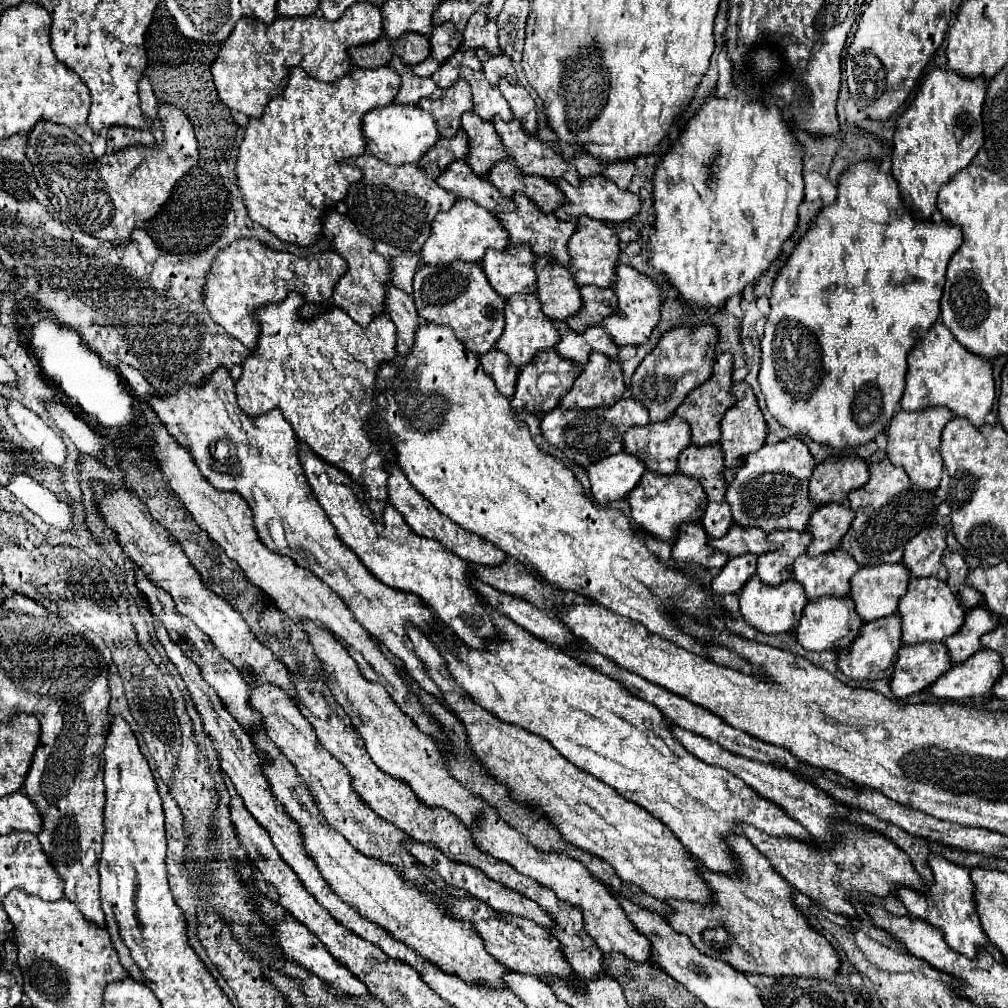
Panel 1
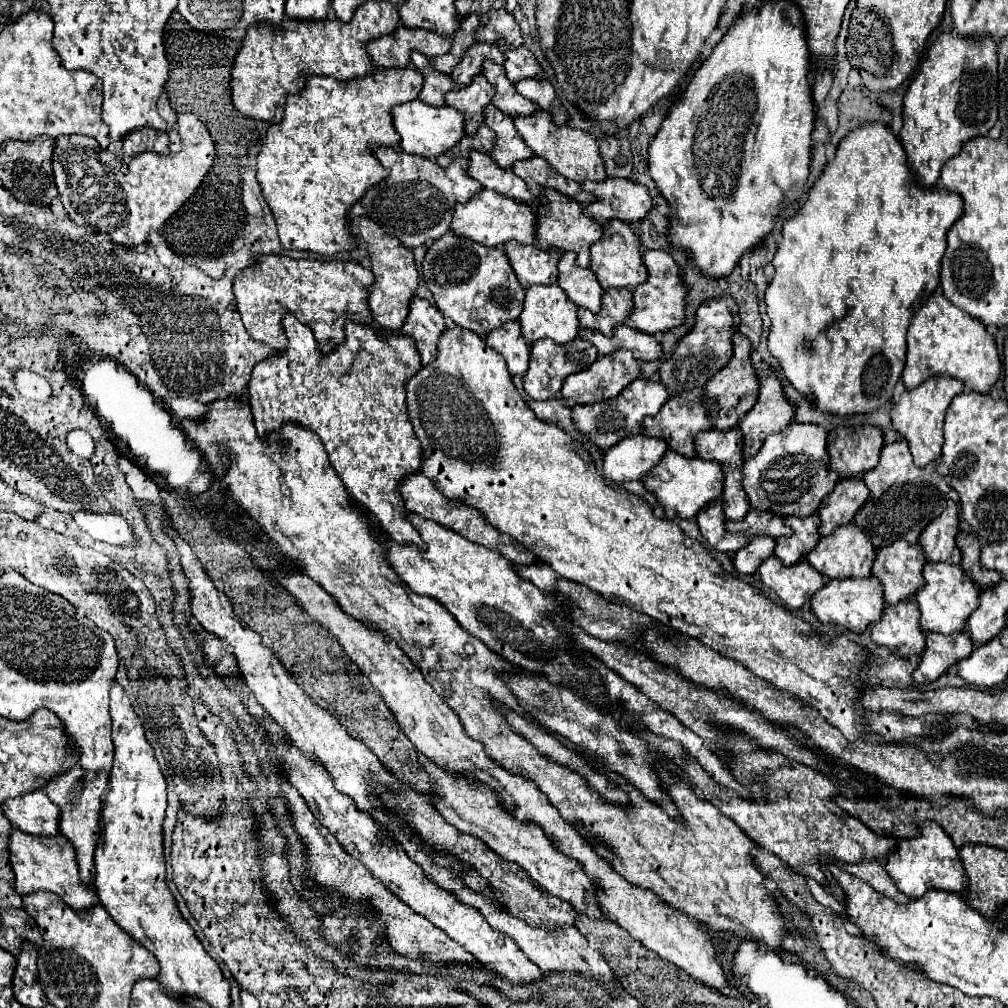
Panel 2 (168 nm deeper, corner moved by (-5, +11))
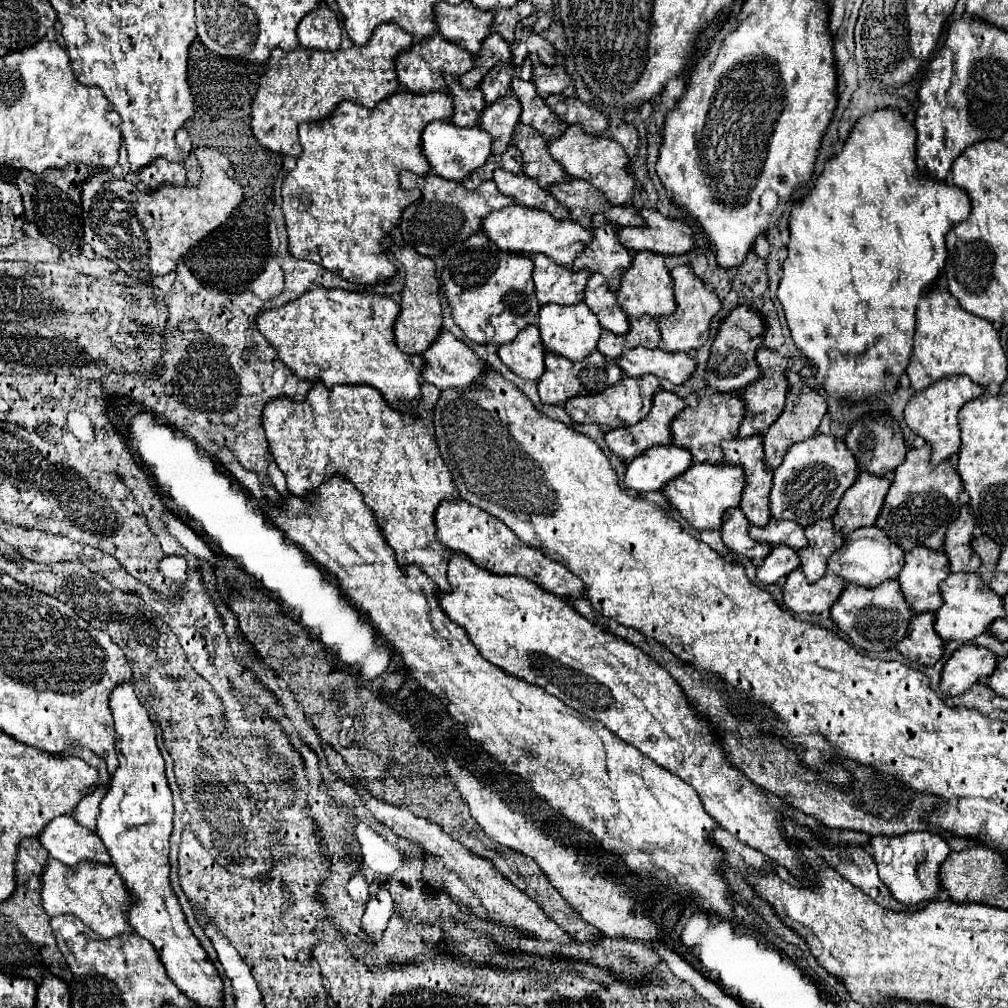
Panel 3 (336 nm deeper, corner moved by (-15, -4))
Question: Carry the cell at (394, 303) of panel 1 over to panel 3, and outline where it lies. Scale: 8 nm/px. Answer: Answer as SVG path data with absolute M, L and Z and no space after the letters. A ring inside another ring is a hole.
M441 331L439 339L435 339L423 357L427 359L423 379L441 391L451 387L475 387L483 381L489 369L489 365L477 353L473 353L449 331Z

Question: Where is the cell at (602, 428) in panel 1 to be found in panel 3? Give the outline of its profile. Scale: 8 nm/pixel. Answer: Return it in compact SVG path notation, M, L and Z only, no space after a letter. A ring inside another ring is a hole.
M657 391L657 395L653 397L653 407L649 411L649 415L645 419L641 419L639 423L631 425L631 427L621 427L621 429L611 429L607 435L605 435L605 441L609 445L609 449L623 461L631 461L635 459L637 455L641 455L643 451L647 451L649 447L655 447L655 445L667 445L671 443L671 421L675 419L677 413L681 413L685 409L685 401L681 397L677 397L675 393L669 393L669 391Z

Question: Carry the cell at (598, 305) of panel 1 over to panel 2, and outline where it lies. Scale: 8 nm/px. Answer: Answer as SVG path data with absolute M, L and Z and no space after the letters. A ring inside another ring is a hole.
M605 290L603 300L601 300L601 312L593 314L589 310L579 310L579 322L585 328L591 330L599 330L605 336L611 336L613 328L621 322L625 322L629 318L629 314L633 312L633 296L627 290Z

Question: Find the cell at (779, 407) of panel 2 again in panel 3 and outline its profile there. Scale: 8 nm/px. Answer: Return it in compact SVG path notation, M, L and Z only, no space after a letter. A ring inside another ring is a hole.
M789 371L787 373L789 379L789 395L787 395L787 405L783 415L769 427L769 431L763 435L763 443L765 443L765 457L767 457L767 465L771 469L777 469L787 453L787 449L799 441L805 441L809 437L813 437L817 433L817 427L821 423L821 419L827 413L827 401L823 395L819 395L815 389L807 387L805 381L801 379L799 373Z

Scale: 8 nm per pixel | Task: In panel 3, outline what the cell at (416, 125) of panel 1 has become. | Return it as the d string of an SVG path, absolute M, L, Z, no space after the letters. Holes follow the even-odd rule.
M433 121L423 131L423 153L431 163L433 173L451 181L463 181L475 169L483 167L491 155L491 143L491 135L481 127L463 129L455 127L451 121Z

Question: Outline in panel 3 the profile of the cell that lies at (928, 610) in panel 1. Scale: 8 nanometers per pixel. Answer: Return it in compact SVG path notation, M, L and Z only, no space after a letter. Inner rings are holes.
M951 573L941 583L941 593L945 603L935 613L935 631L943 641L973 641L995 619L1003 617L1003 599L979 579L979 573Z

